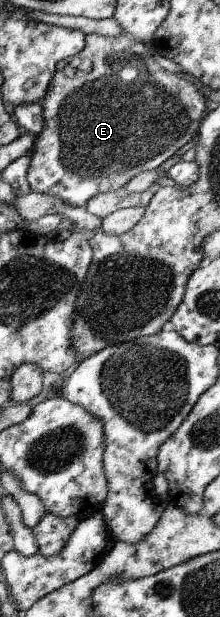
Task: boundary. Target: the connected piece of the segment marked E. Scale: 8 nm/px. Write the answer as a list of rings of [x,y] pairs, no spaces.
[[[124,32],[117,37],[88,33],[78,54],[58,62],[54,81],[40,102],[46,119],[44,128],[28,153],[30,191],[56,197],[71,207],[84,207],[97,194],[124,188],[138,173],[156,170],[192,140],[199,130],[198,122],[202,122],[204,100],[190,82],[162,69],[151,55],[143,43]]]

